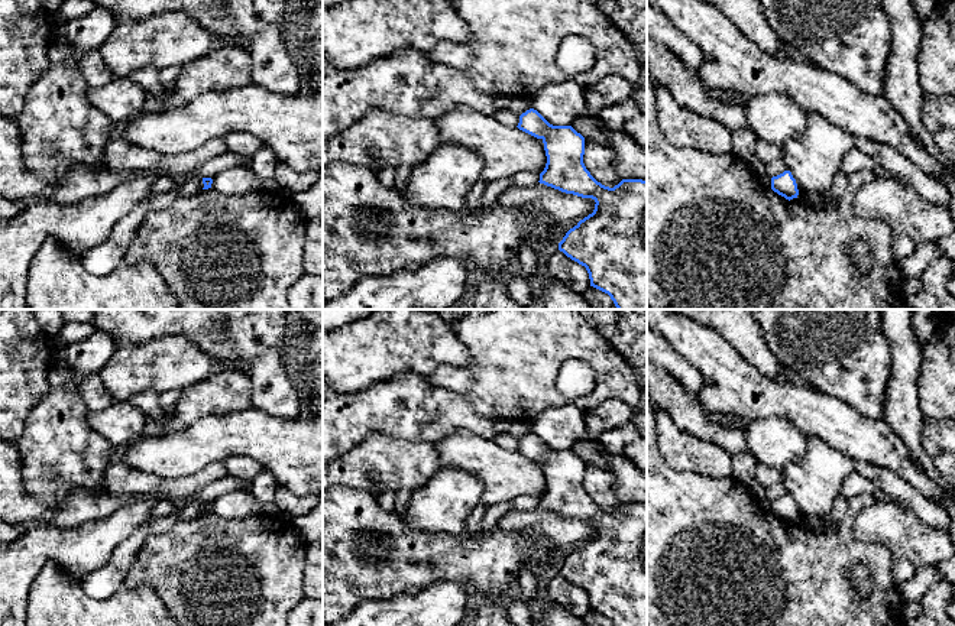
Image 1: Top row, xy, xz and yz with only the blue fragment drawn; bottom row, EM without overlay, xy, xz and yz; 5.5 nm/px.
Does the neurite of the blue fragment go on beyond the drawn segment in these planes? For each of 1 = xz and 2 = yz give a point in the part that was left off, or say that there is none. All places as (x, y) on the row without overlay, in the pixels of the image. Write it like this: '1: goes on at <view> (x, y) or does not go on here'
1: does not go on here
2: does not go on here

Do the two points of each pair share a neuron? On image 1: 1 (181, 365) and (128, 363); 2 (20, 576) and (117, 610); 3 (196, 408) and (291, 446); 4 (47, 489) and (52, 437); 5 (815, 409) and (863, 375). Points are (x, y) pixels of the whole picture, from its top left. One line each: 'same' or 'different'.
1: same
2: different
3: different
4: same
5: different

